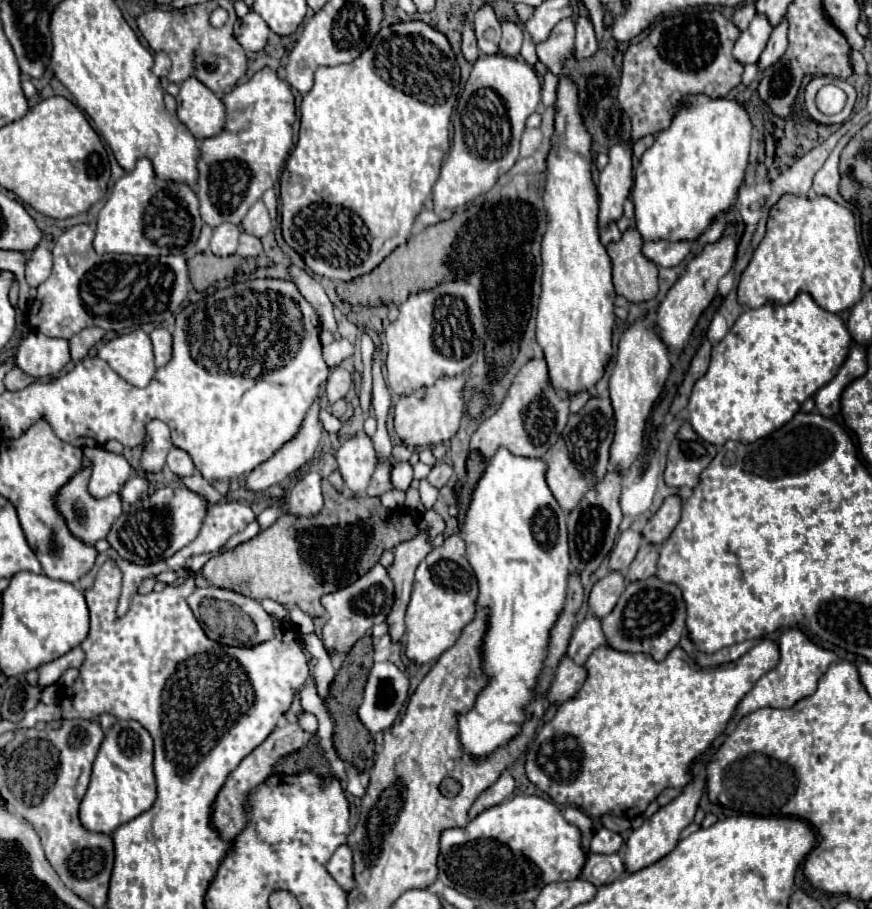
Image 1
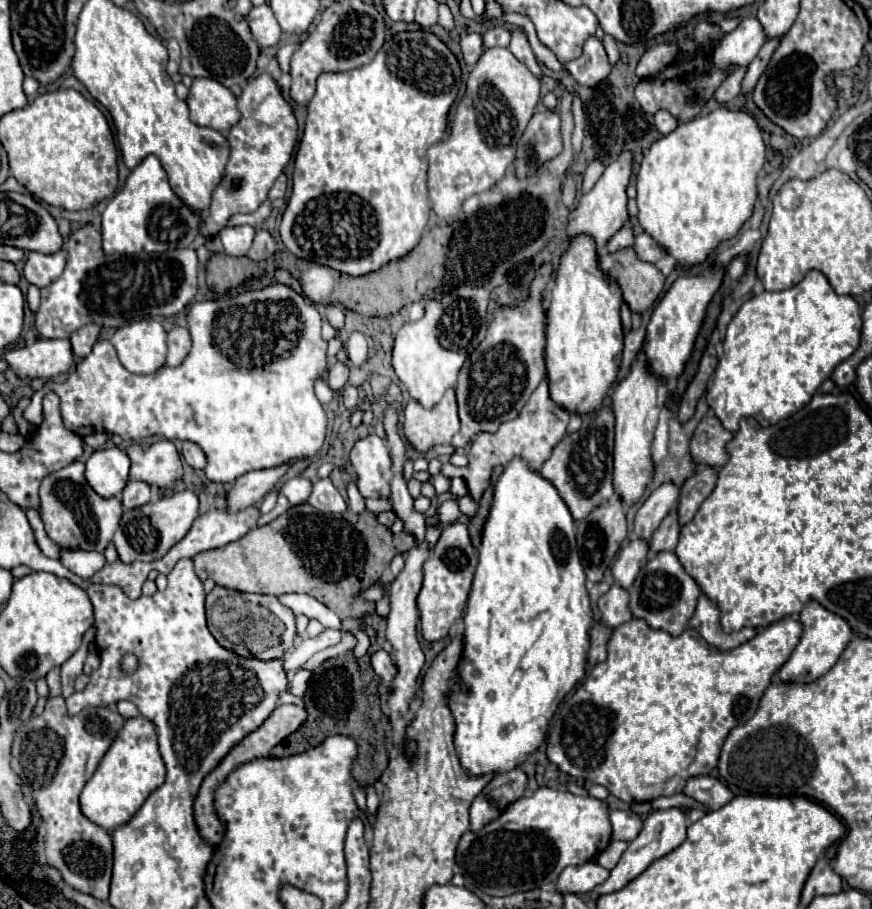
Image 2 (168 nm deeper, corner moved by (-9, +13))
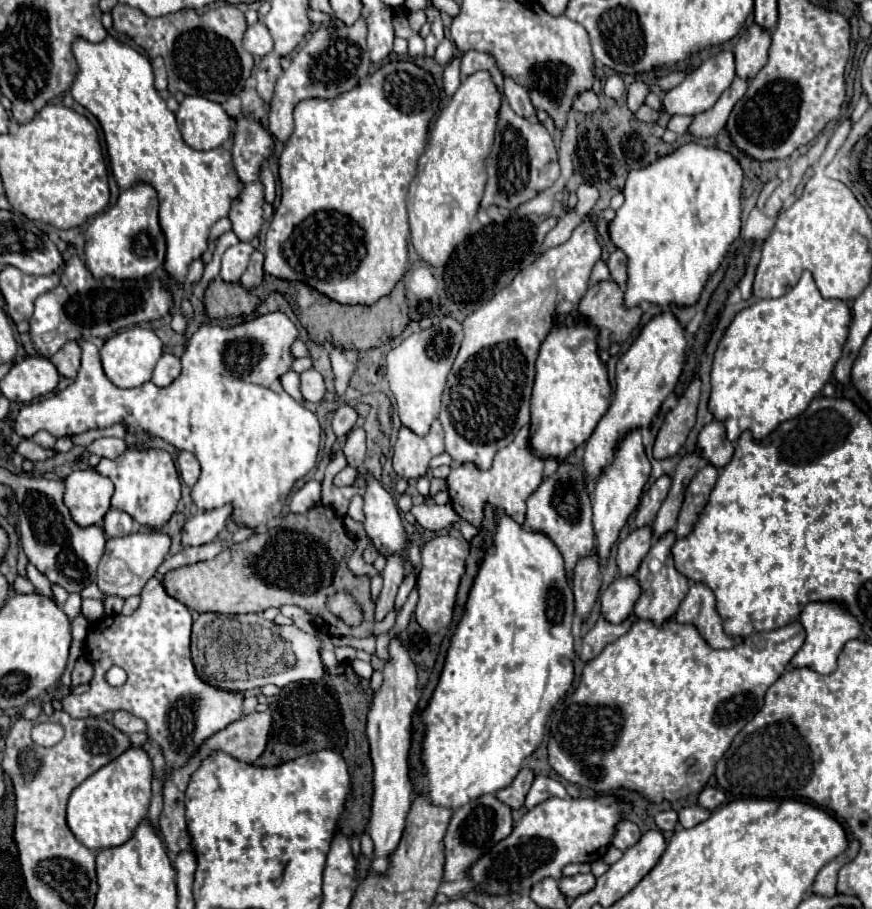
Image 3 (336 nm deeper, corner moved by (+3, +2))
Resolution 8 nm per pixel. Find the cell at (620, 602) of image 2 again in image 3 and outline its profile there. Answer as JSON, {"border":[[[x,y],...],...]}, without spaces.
{"border":[[[633,575],[617,577],[607,587],[607,591],[601,595],[603,617],[607,617],[607,621],[611,621],[611,623],[625,621],[631,615],[633,605],[637,603],[639,595],[641,595],[641,587]]]}

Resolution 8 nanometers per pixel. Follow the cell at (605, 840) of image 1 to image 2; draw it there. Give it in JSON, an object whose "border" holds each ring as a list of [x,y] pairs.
{"border":[[[613,810],[609,814],[609,820],[611,820],[611,826],[613,826],[613,832],[611,832],[613,840],[631,842],[639,834],[639,830],[643,826],[641,818],[635,812],[631,812],[631,810],[627,810],[627,812]]]}

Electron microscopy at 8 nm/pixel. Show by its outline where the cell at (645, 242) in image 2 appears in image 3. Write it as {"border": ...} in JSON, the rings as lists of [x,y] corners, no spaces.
{"border":[[[615,249],[615,251],[609,255],[607,267],[609,267],[611,279],[613,279],[621,289],[625,289],[625,281],[627,281],[627,259],[623,257],[623,253],[621,253],[619,249]]]}

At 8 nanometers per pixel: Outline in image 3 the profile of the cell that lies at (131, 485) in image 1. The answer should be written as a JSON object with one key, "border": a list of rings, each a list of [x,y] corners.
{"border":[[[109,511],[103,521],[103,531],[107,537],[123,537],[123,535],[129,535],[131,530],[136,532],[136,525],[138,523],[131,517],[127,517],[127,513]]]}

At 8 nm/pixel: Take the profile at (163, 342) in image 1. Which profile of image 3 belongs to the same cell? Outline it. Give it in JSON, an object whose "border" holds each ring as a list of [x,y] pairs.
{"border":[[[163,353],[159,363],[155,365],[155,371],[153,371],[153,383],[157,387],[167,387],[171,385],[181,373],[181,361],[175,357],[175,355],[169,355],[169,353]]]}

